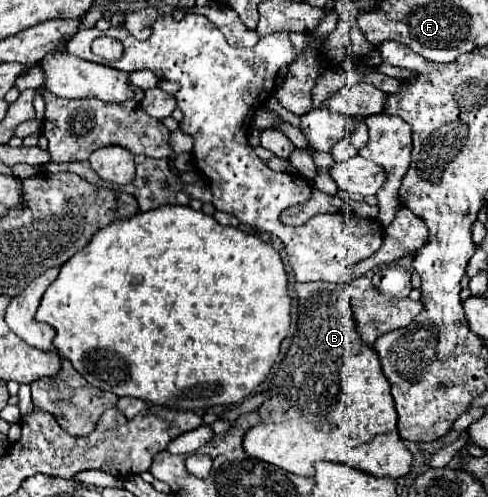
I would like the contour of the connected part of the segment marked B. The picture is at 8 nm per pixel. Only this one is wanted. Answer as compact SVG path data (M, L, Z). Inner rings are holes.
M327 281L295 283L295 291L299 295L297 331L287 355L269 381L269 399L257 409L259 423L243 437L245 453L303 477L313 477L315 461L345 463L375 477L403 477L409 473L413 455L397 433L397 411L393 407L389 381L381 371L379 357L373 345L365 343L357 333L347 285Z

